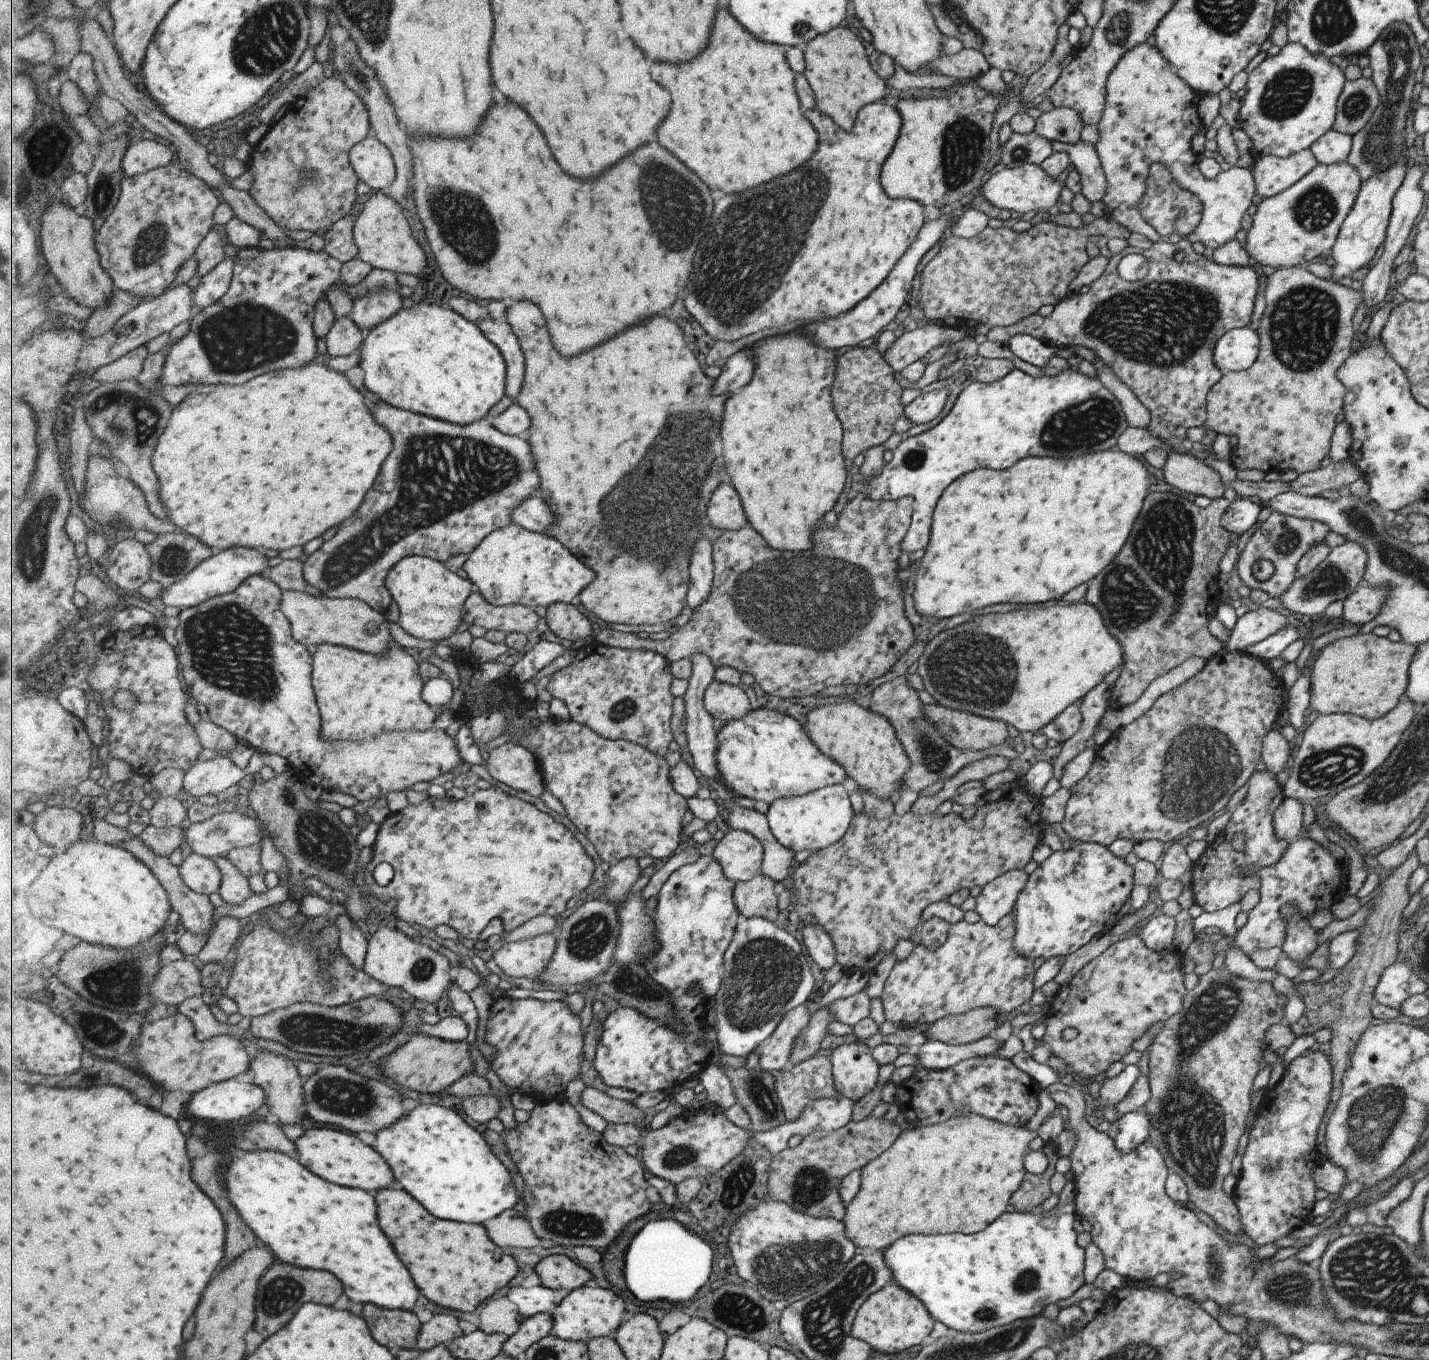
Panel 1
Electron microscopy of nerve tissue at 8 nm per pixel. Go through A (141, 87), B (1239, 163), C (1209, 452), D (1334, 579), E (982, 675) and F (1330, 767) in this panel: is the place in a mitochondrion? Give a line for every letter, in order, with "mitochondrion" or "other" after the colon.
A: other
B: other
C: other
D: mitochondrion
E: mitochondrion
F: mitochondrion

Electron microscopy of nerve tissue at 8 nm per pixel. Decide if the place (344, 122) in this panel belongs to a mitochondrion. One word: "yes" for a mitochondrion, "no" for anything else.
no

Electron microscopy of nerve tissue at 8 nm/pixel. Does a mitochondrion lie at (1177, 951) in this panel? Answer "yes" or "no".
no

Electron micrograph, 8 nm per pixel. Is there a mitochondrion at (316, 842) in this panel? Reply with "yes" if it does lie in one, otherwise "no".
yes

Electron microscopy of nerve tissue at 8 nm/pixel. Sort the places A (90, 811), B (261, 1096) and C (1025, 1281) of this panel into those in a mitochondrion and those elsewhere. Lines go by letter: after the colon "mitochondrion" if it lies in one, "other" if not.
A: other
B: other
C: mitochondrion

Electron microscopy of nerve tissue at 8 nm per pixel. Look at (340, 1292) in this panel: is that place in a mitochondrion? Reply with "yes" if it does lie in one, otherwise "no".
no

